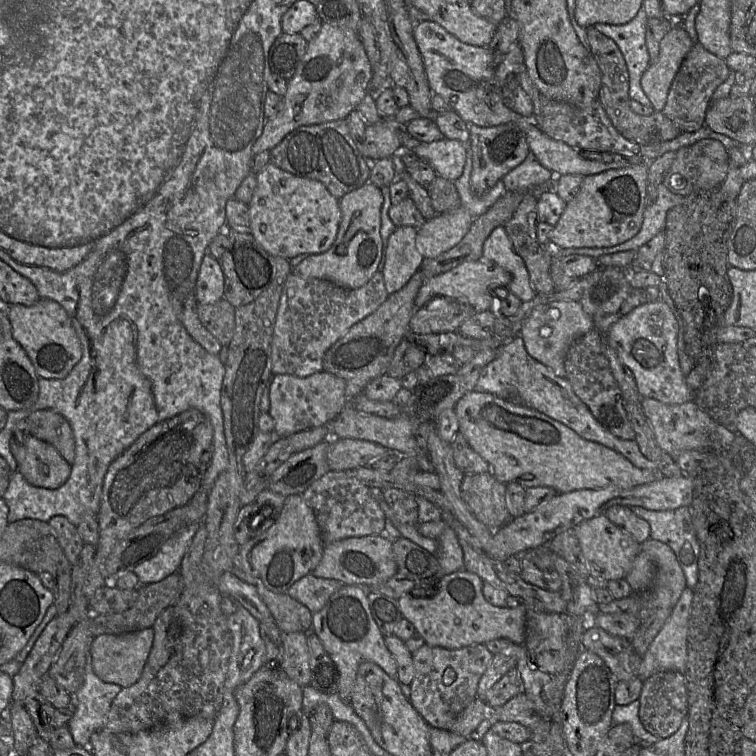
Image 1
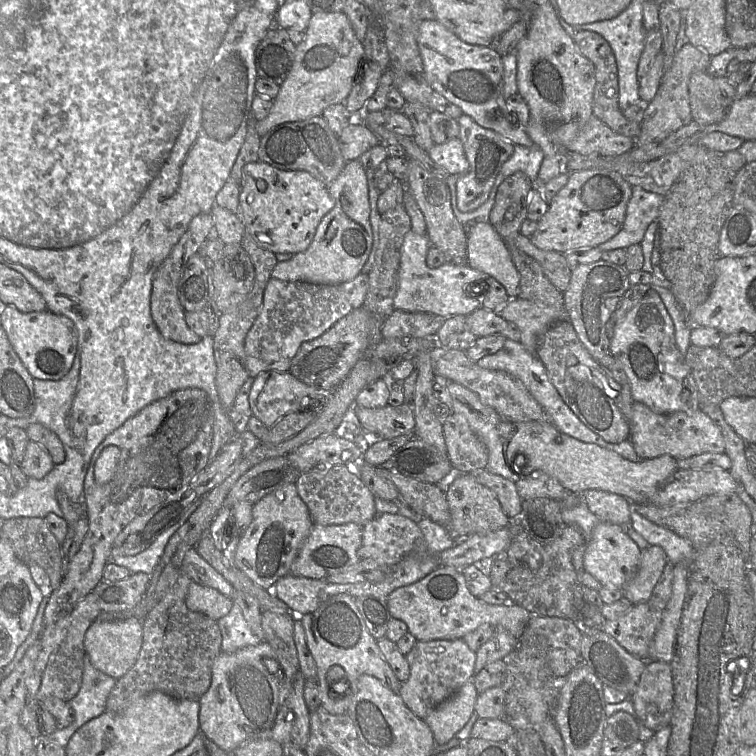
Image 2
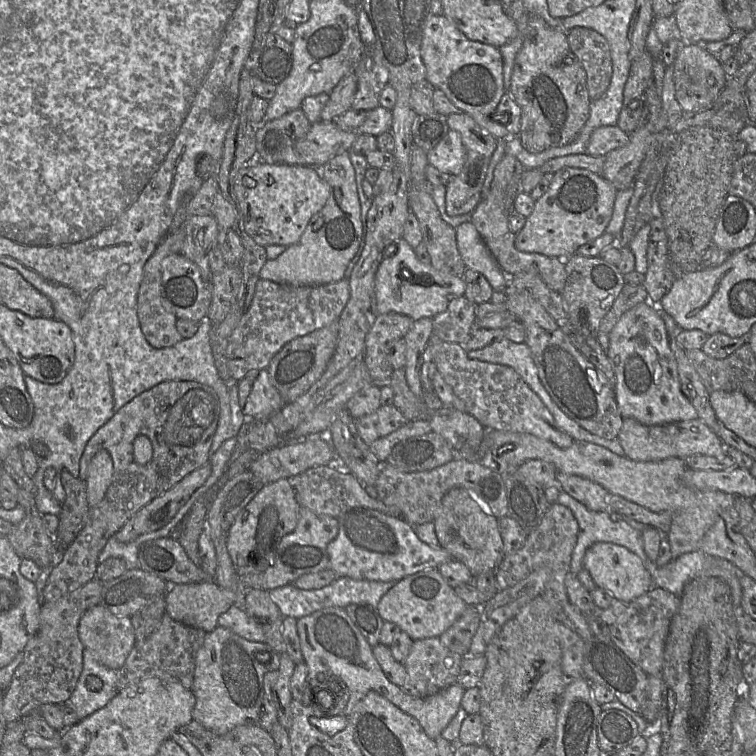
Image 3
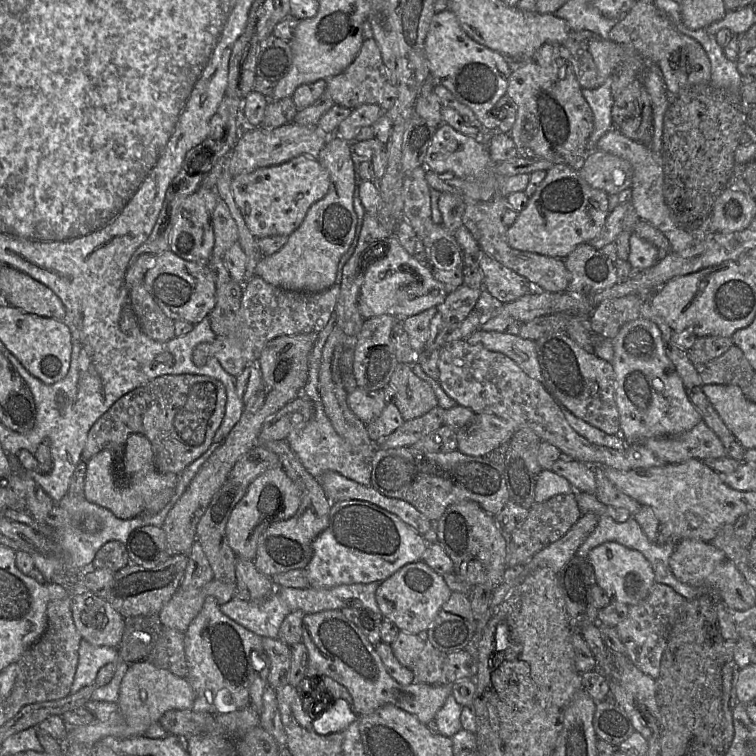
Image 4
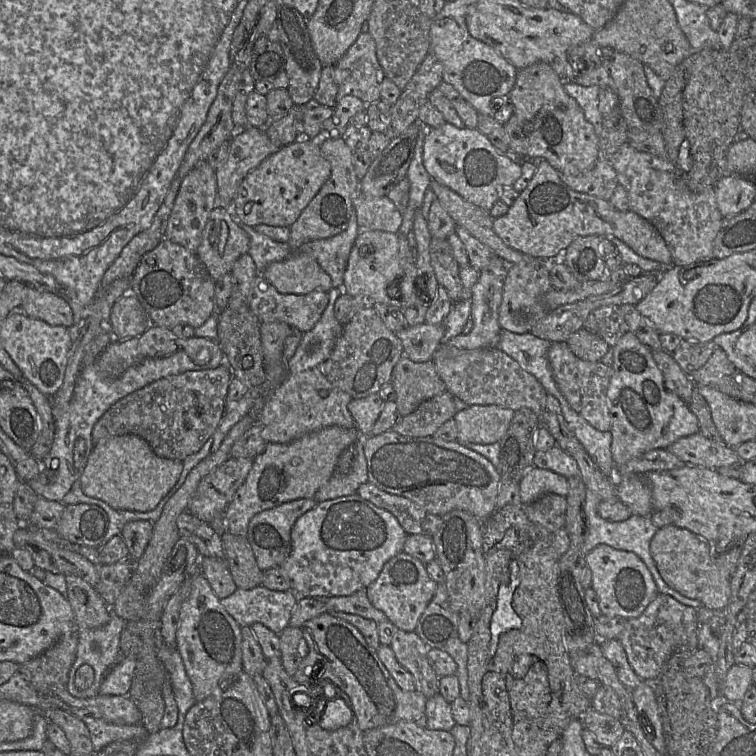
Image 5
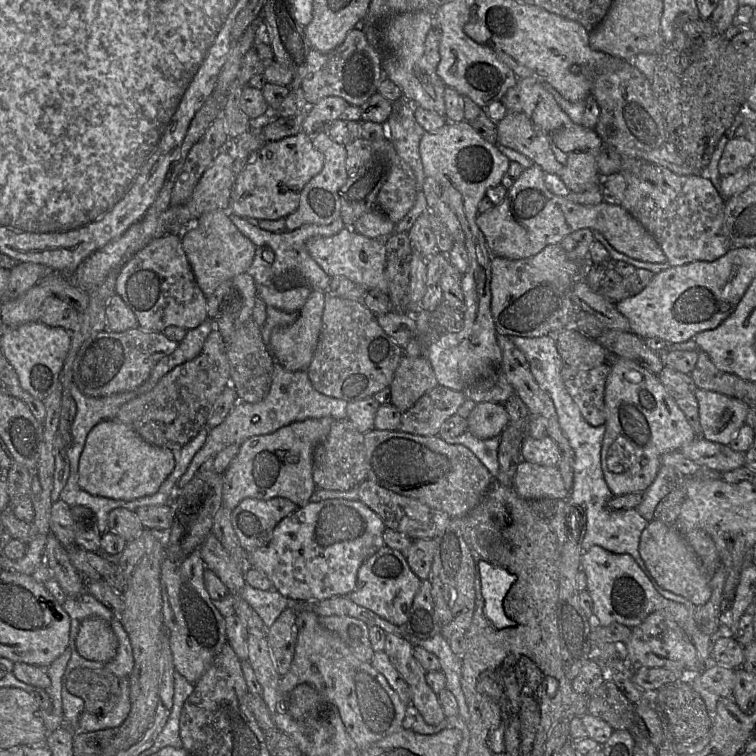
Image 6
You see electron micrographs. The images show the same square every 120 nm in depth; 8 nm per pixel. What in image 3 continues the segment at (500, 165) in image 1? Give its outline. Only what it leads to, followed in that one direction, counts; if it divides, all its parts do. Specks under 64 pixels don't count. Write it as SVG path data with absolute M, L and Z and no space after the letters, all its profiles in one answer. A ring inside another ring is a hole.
M465 112L447 116L450 129L457 131L466 151L466 160L460 174L452 176L446 184L446 212L450 216L460 216L476 208L483 198L483 187L487 177L491 158L498 146L499 140L481 128L476 121Z

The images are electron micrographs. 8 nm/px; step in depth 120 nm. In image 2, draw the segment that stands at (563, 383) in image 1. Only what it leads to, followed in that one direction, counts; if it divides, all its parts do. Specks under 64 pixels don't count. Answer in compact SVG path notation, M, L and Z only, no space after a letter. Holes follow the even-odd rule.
M505 339L504 346L495 354L485 356L477 361L477 365L484 369L499 370L508 373L514 378L520 380L527 388L531 395L543 408L547 419L563 434L571 436L585 443L593 443L612 450L622 457L632 461L639 462L642 459L636 454L631 442L624 440L619 443L611 443L605 441L598 434L590 430L567 406L557 389L551 382L544 364L537 358L536 355L530 353L520 341L516 342L510 339Z

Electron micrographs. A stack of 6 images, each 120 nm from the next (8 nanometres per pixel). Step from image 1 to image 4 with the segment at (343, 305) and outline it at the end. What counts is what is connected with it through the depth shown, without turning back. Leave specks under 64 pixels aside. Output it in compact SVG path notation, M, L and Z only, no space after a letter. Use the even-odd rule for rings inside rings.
M253 276L243 285L240 325L234 338L216 336L212 343L198 344L192 353L196 366L203 366L210 357L215 357L223 369L234 378L250 365L255 365L266 344L280 336L319 333L327 325L335 310L340 294L340 284L329 289L310 293L291 291L266 283Z

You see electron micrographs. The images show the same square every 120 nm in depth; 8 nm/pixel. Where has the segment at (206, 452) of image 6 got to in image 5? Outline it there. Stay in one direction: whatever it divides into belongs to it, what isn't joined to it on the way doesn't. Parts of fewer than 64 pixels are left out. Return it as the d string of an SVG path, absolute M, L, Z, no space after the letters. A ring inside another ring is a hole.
M332 288L328 292L329 302L315 327L304 333L295 354L287 361L286 379L269 394L259 393L257 389L249 389L239 401L226 403L223 418L212 438L211 453L216 452L228 432L253 408L258 413L255 425L260 425L261 436L267 443L287 444L306 434L330 426L356 429L355 421L348 411L351 396L335 387L324 375L324 363L342 335L343 326L334 316L334 305L343 292Z

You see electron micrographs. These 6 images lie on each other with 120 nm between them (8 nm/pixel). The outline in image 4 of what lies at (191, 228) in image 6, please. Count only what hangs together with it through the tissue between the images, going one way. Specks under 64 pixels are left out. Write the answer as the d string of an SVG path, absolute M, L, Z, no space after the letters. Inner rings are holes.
M219 200L213 212L214 247L212 256L223 258L226 251L238 243L238 229L226 204Z

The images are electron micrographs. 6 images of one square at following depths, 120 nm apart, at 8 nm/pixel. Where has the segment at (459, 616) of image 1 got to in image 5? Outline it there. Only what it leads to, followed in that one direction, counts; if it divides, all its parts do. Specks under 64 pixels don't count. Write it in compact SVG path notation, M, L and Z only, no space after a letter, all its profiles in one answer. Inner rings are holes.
M402 551L385 563L378 578L367 587L367 597L372 605L384 612L400 630L415 631L419 618L435 594L437 583L429 576L425 565Z

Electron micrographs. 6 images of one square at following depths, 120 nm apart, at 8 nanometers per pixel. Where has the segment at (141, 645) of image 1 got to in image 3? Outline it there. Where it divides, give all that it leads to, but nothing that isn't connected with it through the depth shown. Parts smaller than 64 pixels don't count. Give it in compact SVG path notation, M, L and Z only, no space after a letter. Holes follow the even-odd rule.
M97 604L81 616L78 635L84 648L92 650L100 663L120 670L136 639L131 617L117 616Z

